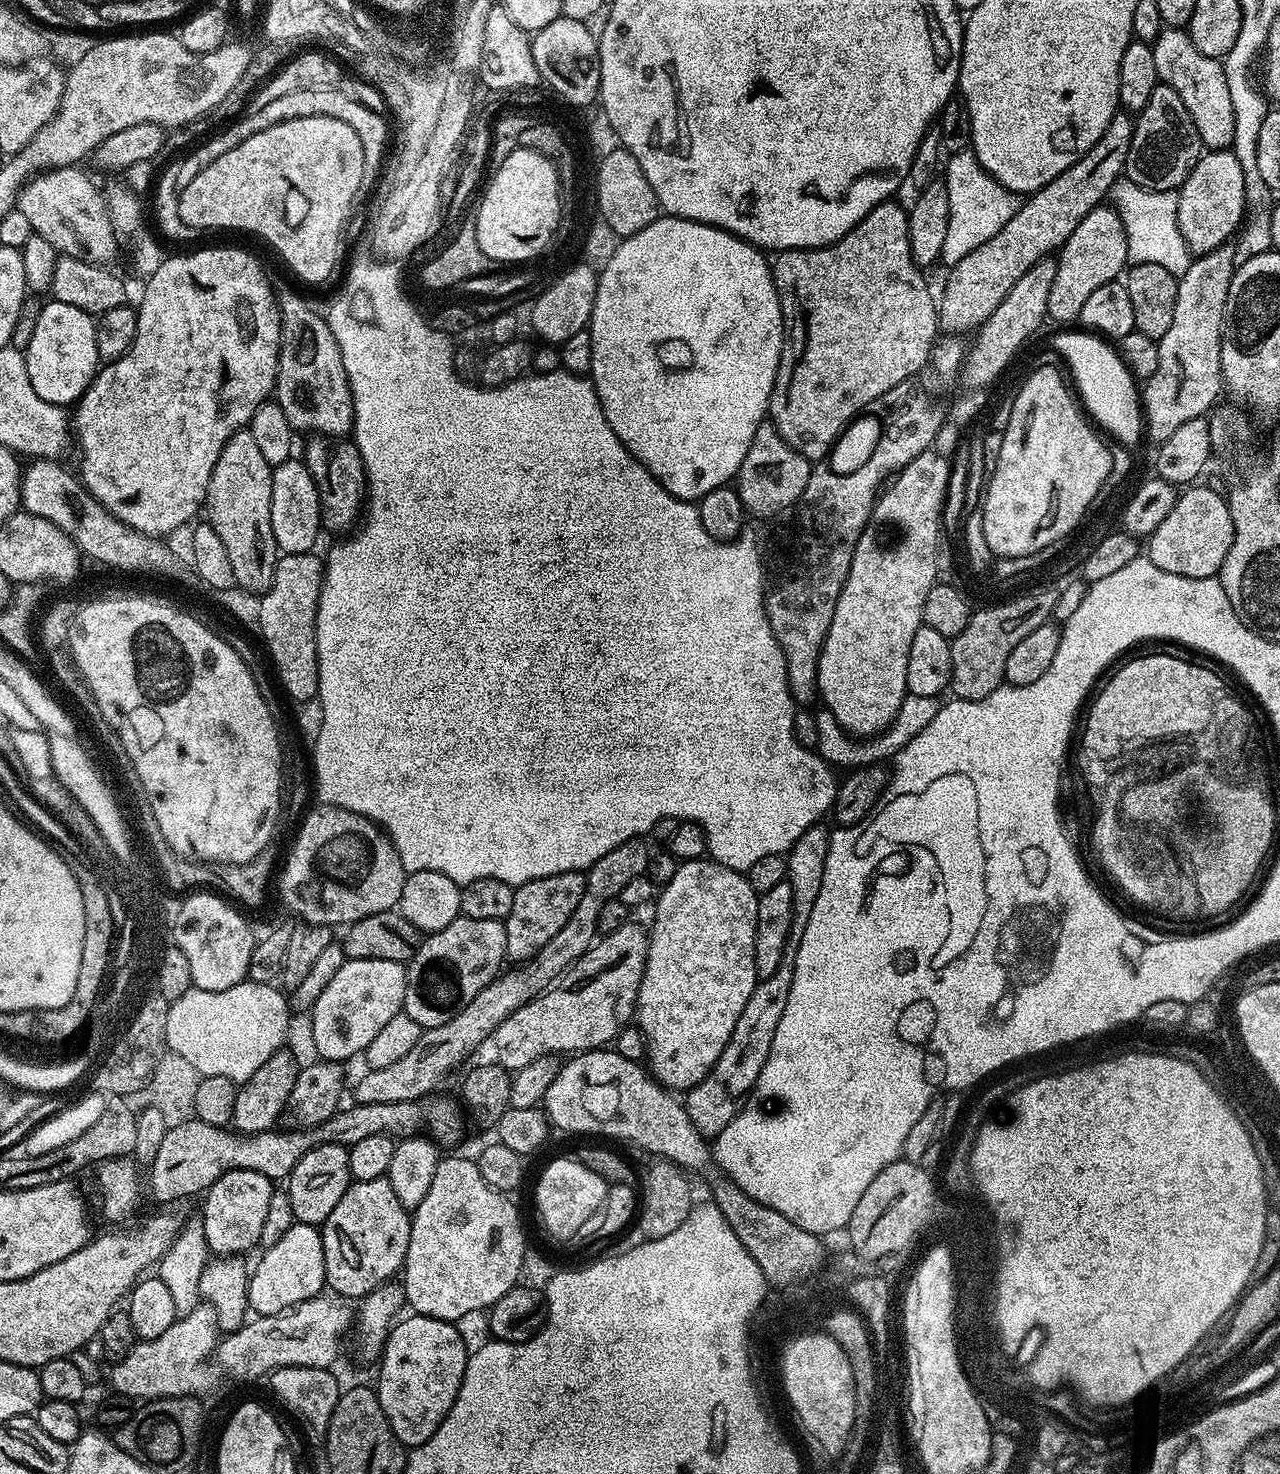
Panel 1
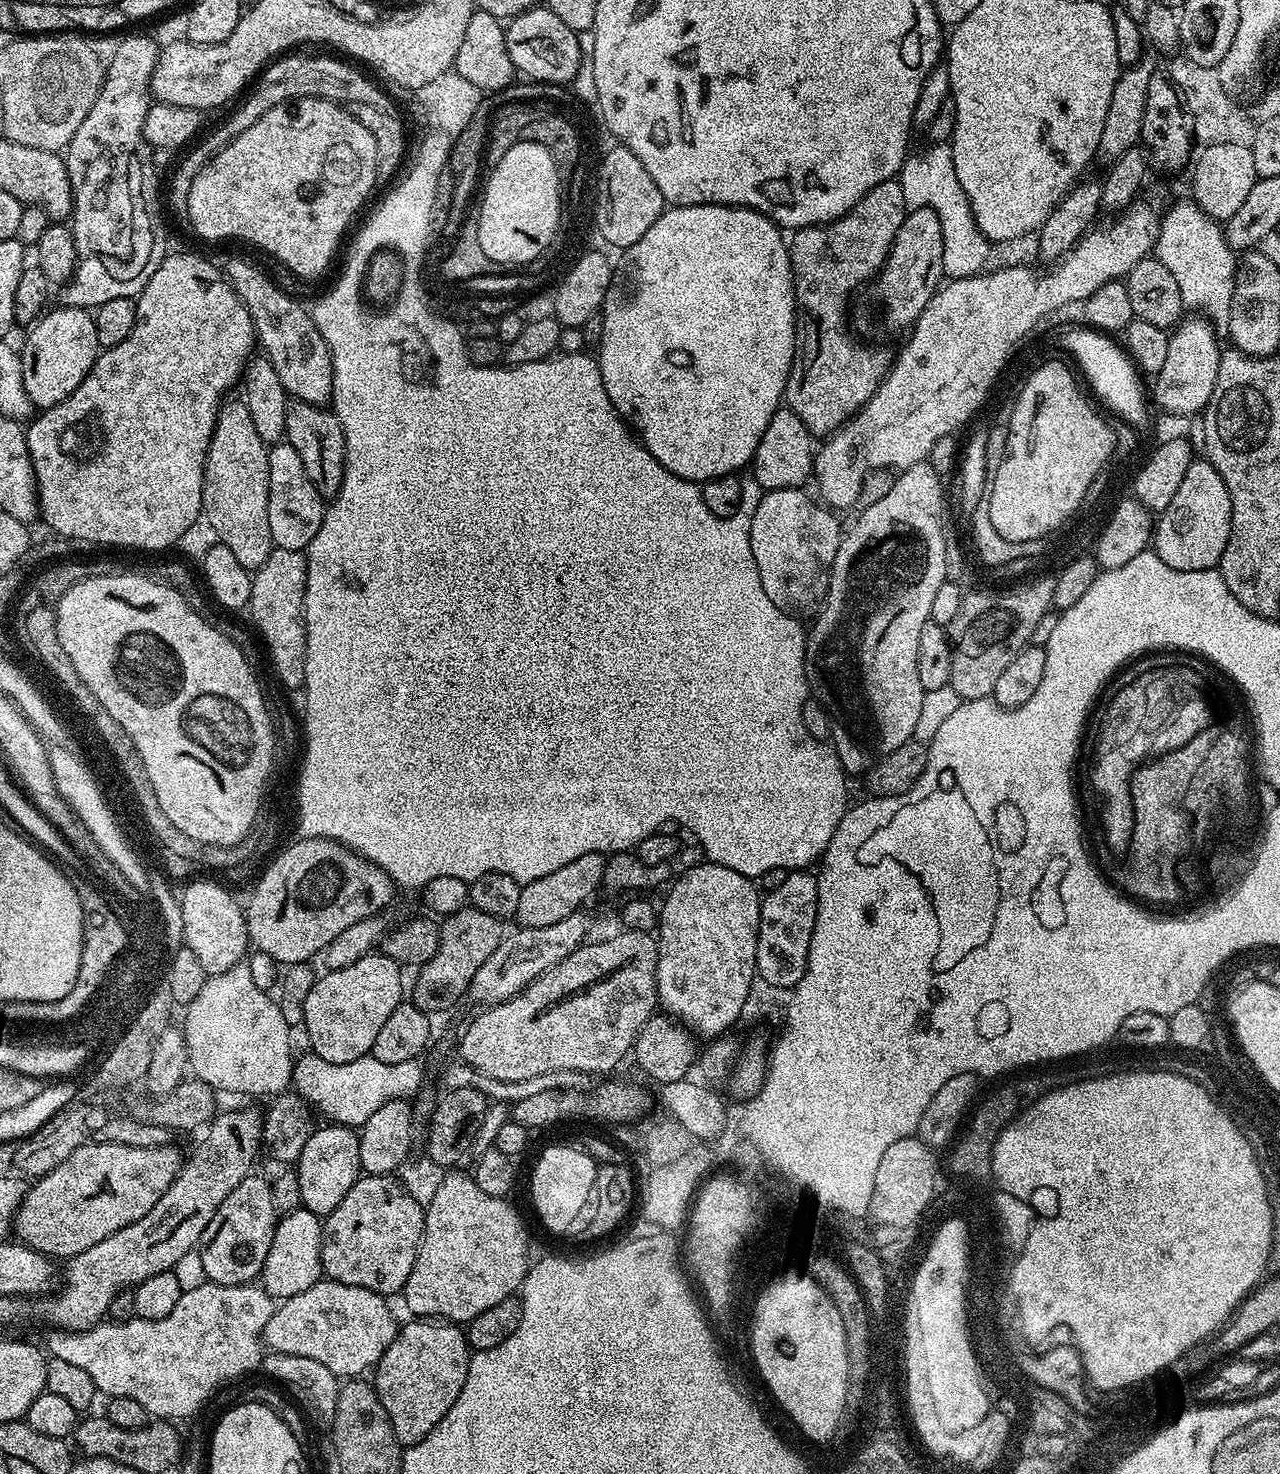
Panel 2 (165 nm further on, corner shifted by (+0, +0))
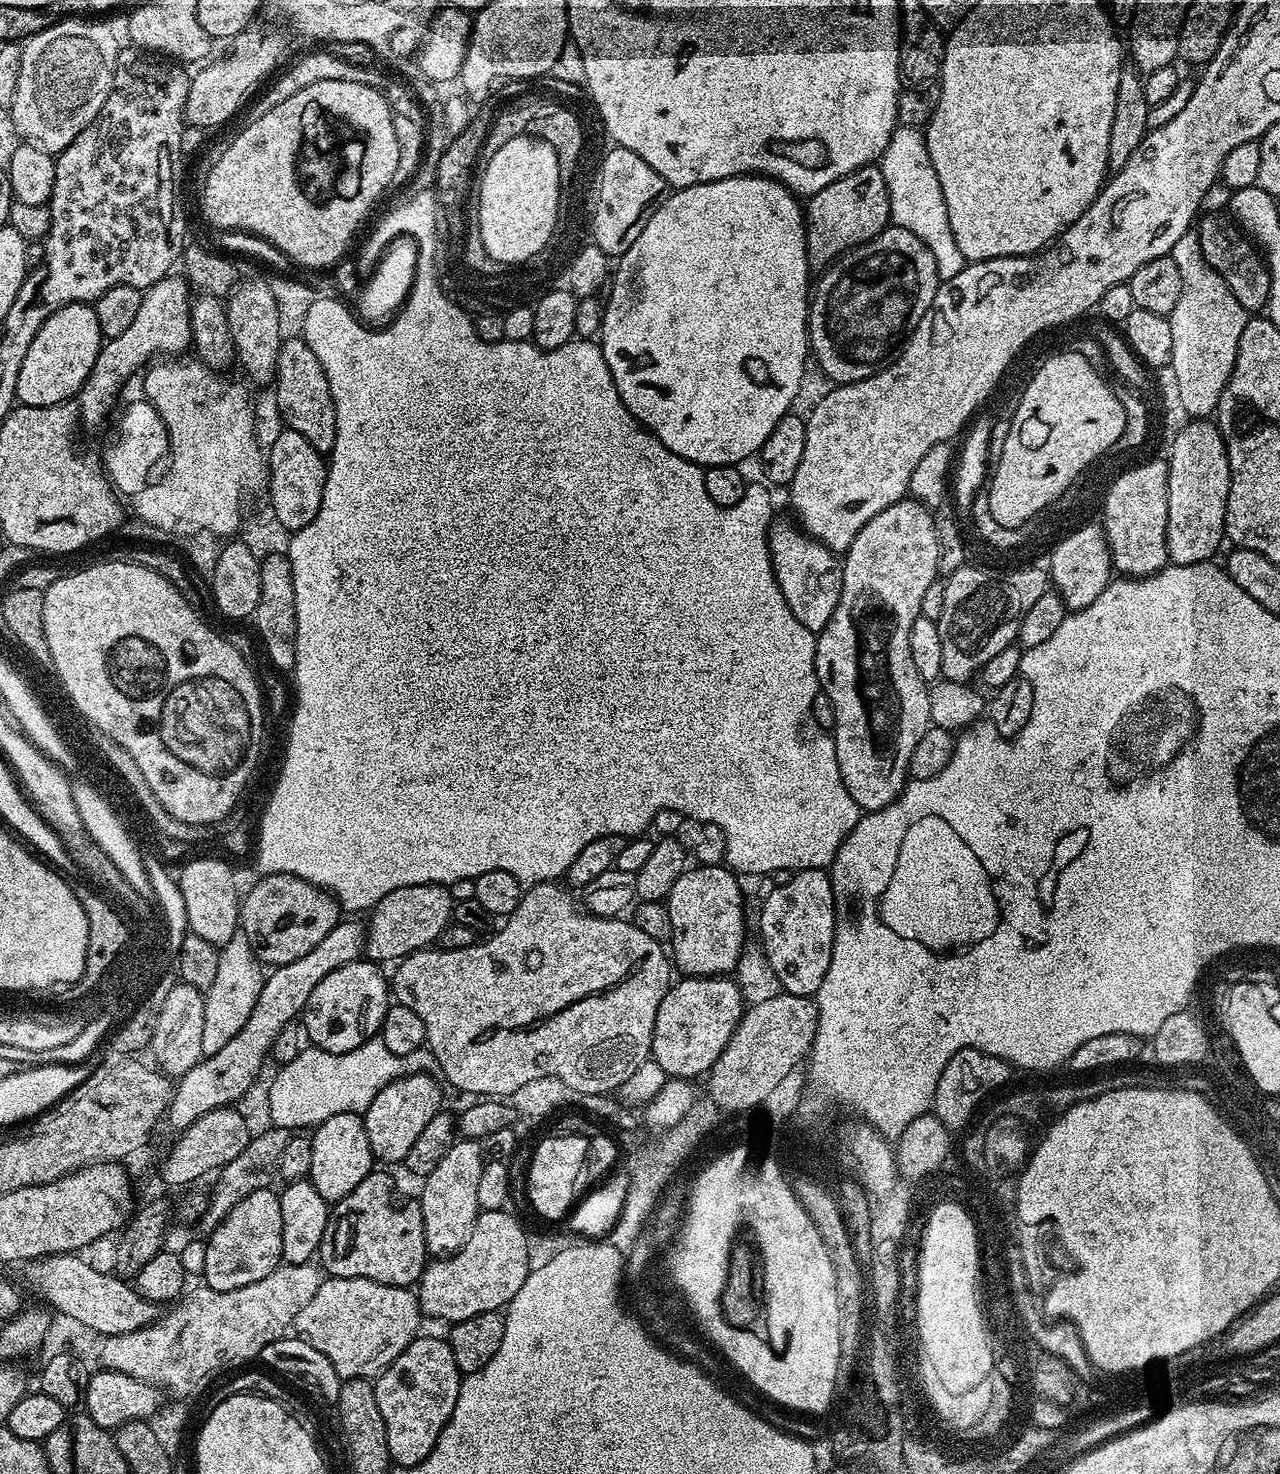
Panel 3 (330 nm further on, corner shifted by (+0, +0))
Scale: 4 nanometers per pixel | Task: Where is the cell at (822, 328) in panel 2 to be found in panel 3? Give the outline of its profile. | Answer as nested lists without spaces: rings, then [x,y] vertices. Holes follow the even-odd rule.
[[[876,164],[862,166],[830,182],[830,186],[822,186],[818,194],[807,197],[804,208],[809,265],[827,266],[839,260],[851,248],[866,244],[878,234],[882,234],[882,230],[889,227],[891,219],[886,178],[882,178]]]

